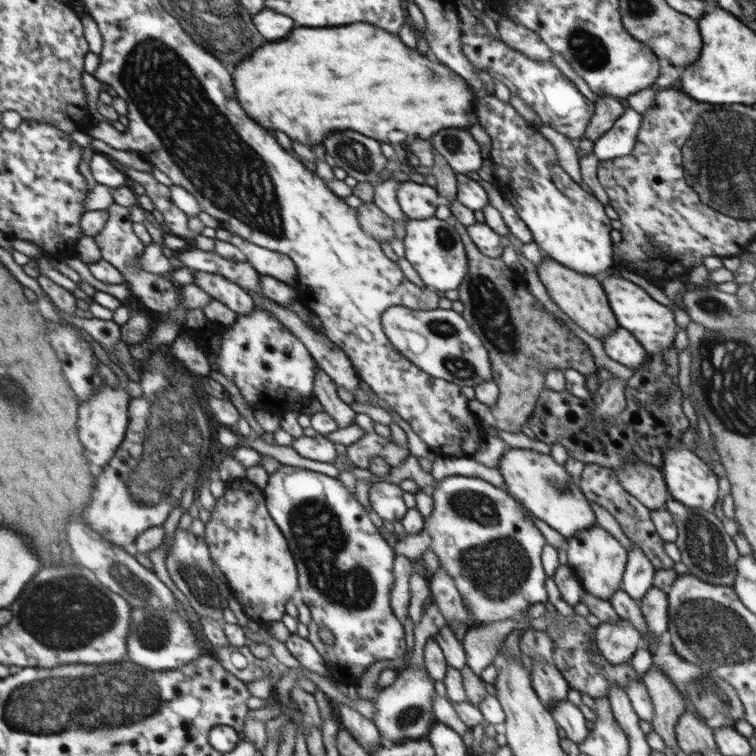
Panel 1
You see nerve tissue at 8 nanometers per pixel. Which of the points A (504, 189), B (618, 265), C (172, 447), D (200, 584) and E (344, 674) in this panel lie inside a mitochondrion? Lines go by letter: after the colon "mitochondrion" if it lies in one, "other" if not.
A: other
B: other
C: mitochondrion
D: mitochondrion
E: other

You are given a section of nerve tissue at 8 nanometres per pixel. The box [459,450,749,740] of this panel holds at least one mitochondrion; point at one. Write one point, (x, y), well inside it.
(704, 547)

